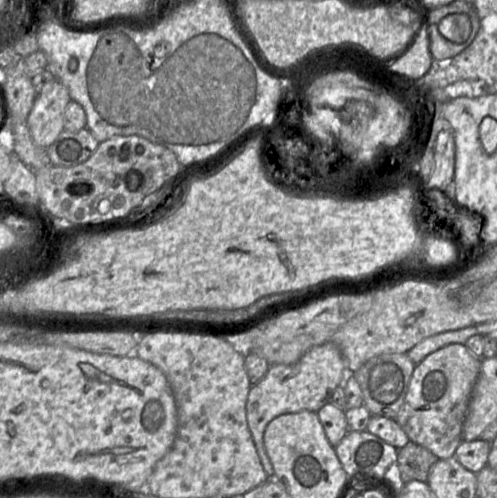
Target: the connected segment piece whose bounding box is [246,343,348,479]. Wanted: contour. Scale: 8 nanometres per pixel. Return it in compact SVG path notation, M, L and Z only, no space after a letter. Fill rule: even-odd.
M333 343L310 348L297 362L270 365L266 375L252 385L246 401L246 418L252 439L268 478L274 478L274 468L264 446L264 431L277 416L300 411L317 413L331 401L335 389L346 379L347 367L340 349Z

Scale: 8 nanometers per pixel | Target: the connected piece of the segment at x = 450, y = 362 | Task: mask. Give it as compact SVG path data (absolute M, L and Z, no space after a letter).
M457 343L432 352L415 366L403 405L396 418L410 441L427 448L438 459L447 459L455 456L457 447L463 441L464 419L480 368L481 359L474 356L465 344Z

